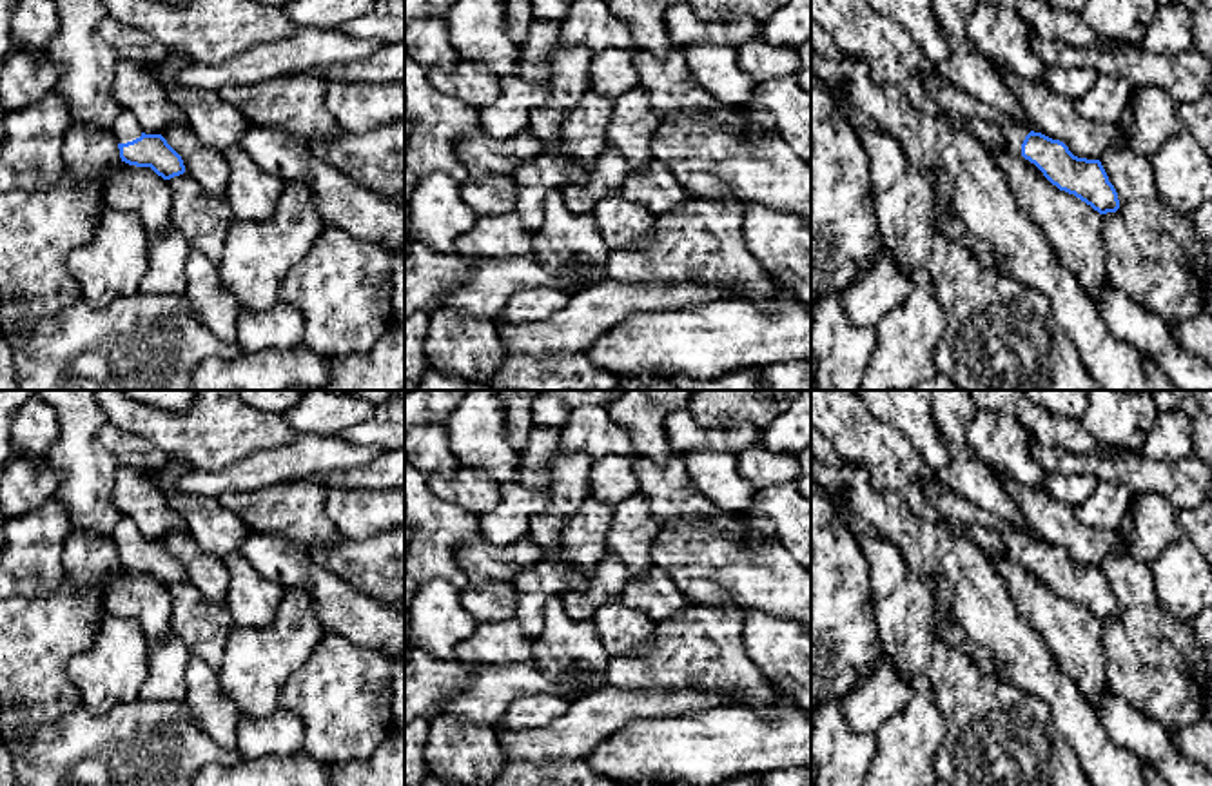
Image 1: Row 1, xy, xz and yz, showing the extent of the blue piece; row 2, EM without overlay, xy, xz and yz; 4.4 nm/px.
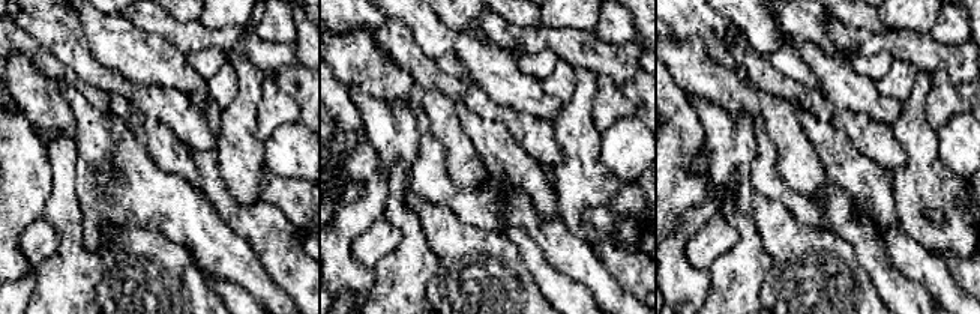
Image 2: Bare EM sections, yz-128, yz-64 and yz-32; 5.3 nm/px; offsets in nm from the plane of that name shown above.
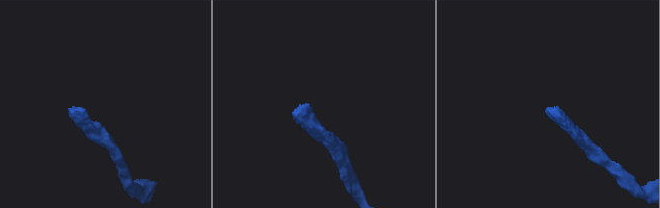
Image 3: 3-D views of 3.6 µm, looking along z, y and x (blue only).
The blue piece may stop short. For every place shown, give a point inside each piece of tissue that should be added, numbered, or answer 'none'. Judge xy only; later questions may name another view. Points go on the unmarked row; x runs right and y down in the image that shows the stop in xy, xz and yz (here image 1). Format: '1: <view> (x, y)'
1: xy (126, 534)

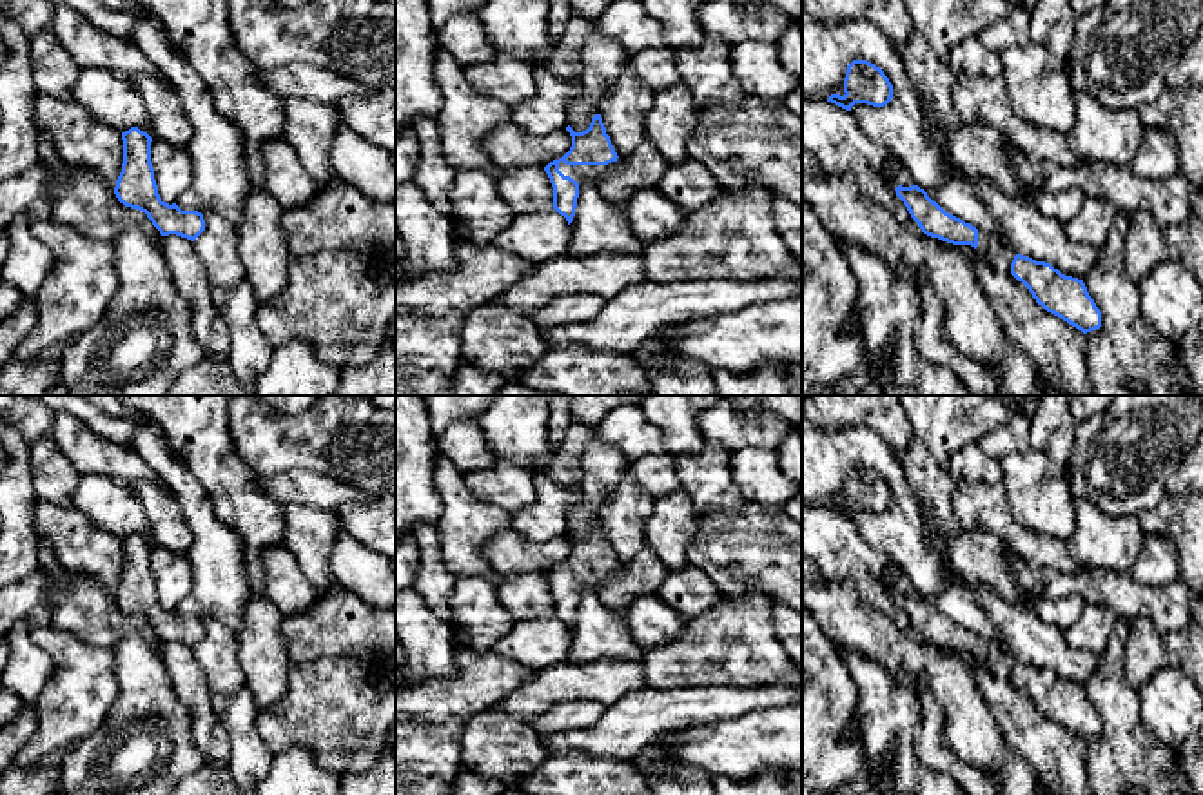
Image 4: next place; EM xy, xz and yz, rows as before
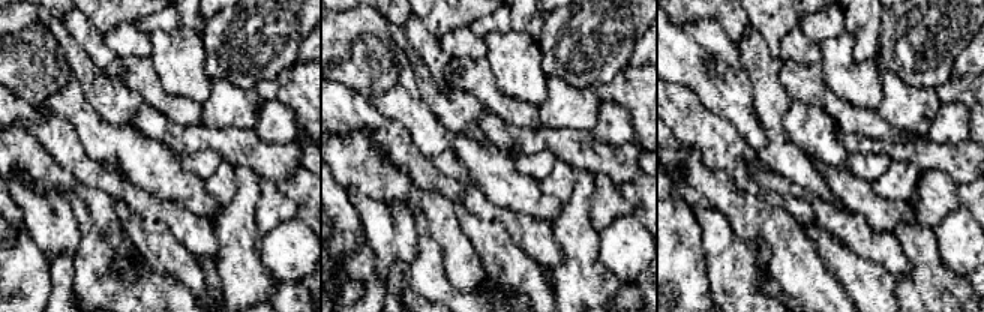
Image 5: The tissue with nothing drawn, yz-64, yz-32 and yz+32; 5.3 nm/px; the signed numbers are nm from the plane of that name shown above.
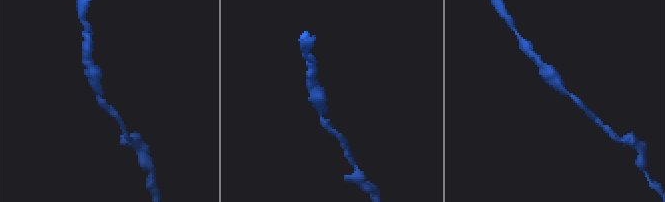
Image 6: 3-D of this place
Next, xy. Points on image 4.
none

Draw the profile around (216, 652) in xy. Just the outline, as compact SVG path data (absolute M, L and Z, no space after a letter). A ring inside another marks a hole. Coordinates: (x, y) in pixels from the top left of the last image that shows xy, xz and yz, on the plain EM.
M201 619L205 637L192 648L203 666L212 693L236 692L245 686L238 659L238 637L216 619Z

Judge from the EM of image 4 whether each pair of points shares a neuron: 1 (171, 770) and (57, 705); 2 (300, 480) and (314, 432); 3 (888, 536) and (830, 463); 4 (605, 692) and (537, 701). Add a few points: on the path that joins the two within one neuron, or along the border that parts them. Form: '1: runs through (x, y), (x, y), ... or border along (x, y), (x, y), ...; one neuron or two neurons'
1: border along (118, 690), (113, 706), (98, 728); two neurons
2: border along (262, 476), (311, 471), (345, 481); two neurons
3: runs through (900, 505), (895, 478), (873, 456), (860, 456); one neuron
4: runs through (588, 687), (554, 687); one neuron

